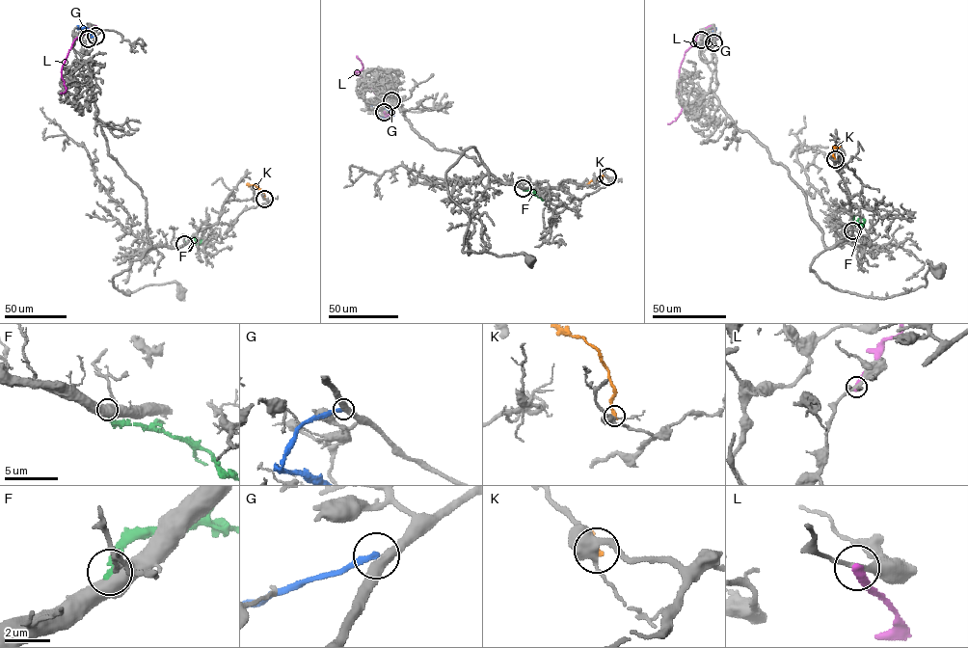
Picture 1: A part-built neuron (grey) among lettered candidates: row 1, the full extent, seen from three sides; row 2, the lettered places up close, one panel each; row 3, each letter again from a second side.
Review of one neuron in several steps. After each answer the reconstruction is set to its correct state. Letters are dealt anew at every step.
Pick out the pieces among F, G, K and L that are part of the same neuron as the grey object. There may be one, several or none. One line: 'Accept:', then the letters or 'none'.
Accept: none

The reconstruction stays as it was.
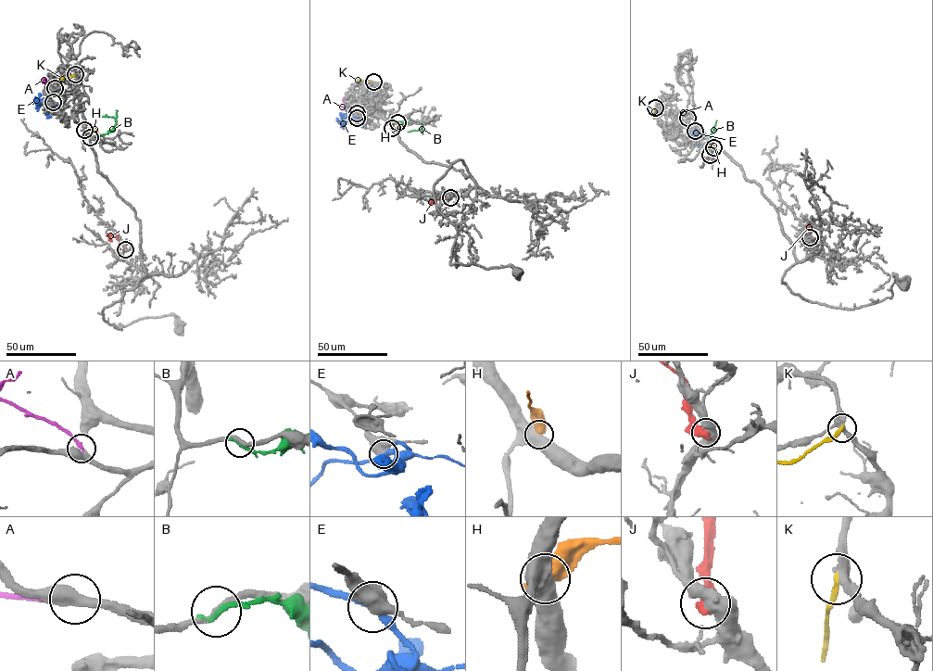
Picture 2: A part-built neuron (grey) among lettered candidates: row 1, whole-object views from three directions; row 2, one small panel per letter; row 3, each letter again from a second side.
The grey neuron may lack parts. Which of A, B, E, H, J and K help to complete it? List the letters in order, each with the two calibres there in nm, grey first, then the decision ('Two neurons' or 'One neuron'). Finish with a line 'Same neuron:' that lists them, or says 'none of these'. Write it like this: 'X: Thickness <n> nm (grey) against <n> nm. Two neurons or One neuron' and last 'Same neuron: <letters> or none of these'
A: Thickness 500 nm (grey) against 240 nm. One neuron
B: Thickness 240 nm (grey) against 240 nm. Two neurons
E: Thickness 550 nm (grey) against 260 nm. Two neurons
H: Thickness 550 nm (grey) against 550 nm. Two neurons
J: Thickness 600 nm (grey) against 460 nm. Two neurons
K: Thickness 320 nm (grey) against 200 nm. Two neurons
Same neuron: A

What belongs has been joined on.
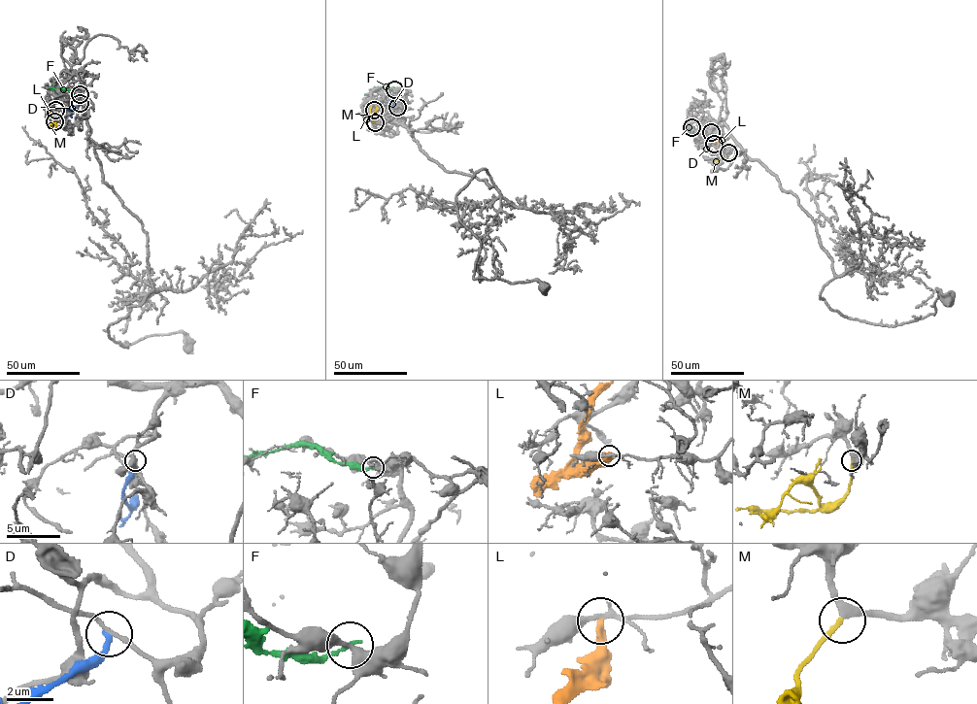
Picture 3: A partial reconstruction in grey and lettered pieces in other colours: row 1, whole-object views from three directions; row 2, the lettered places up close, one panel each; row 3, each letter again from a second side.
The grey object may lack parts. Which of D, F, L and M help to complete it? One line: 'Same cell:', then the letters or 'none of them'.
Same cell: M

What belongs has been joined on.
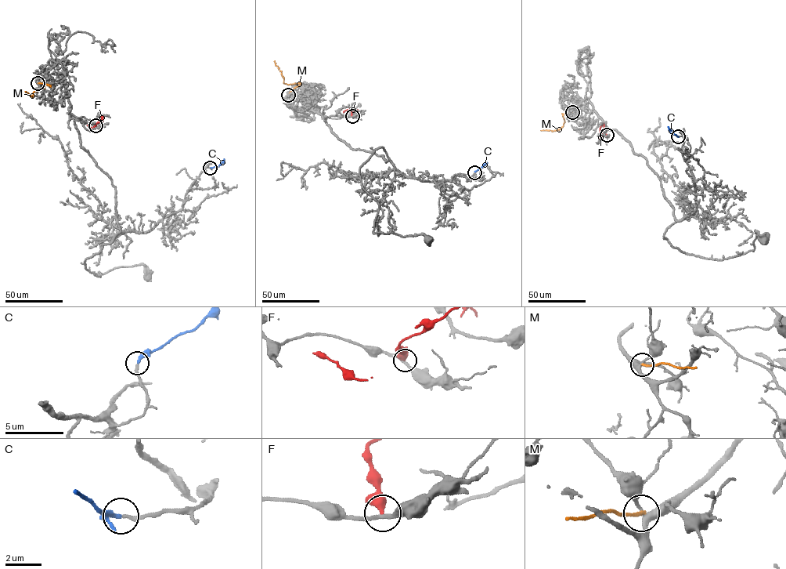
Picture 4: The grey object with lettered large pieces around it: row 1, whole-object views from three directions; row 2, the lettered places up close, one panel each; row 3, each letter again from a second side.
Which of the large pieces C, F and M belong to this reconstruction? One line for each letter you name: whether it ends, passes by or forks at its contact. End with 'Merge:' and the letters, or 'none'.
C: It ends there
Merge: C

